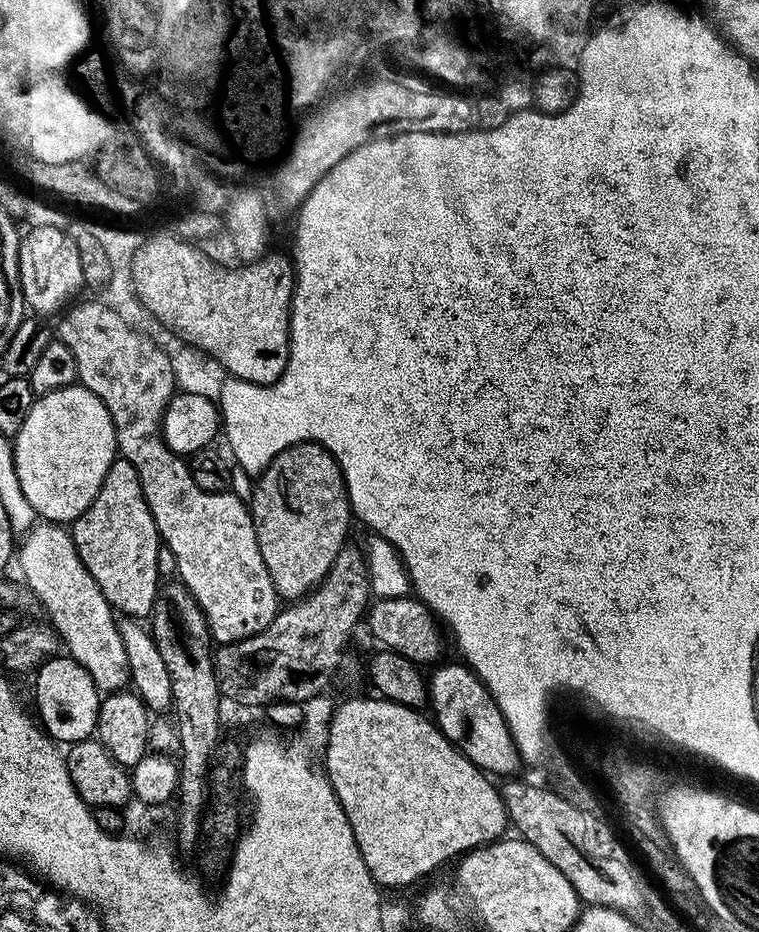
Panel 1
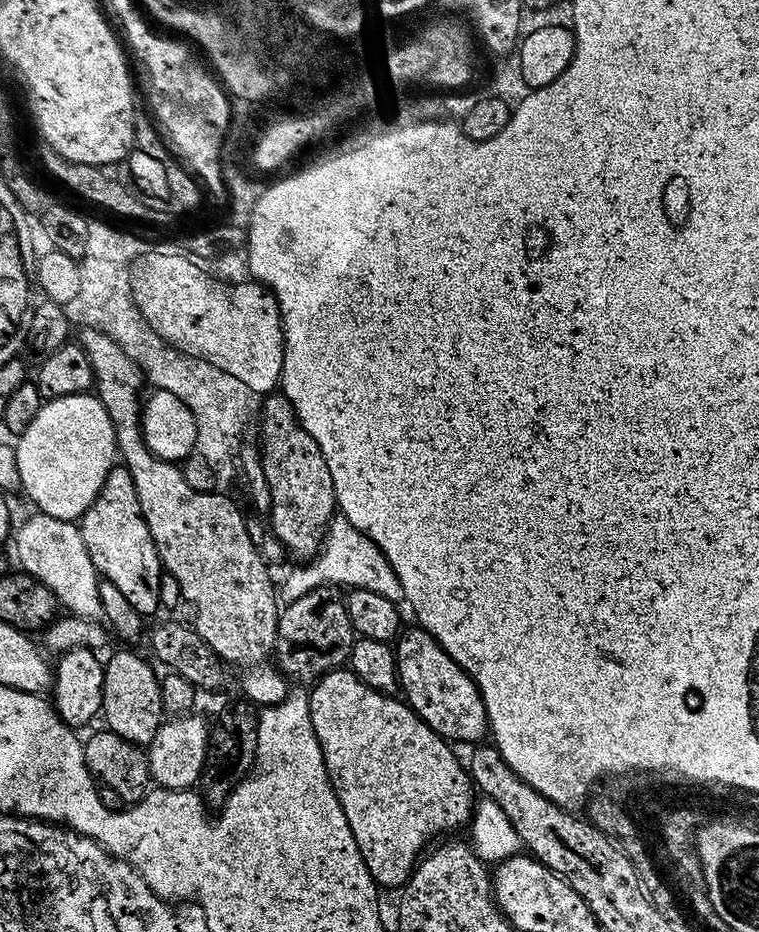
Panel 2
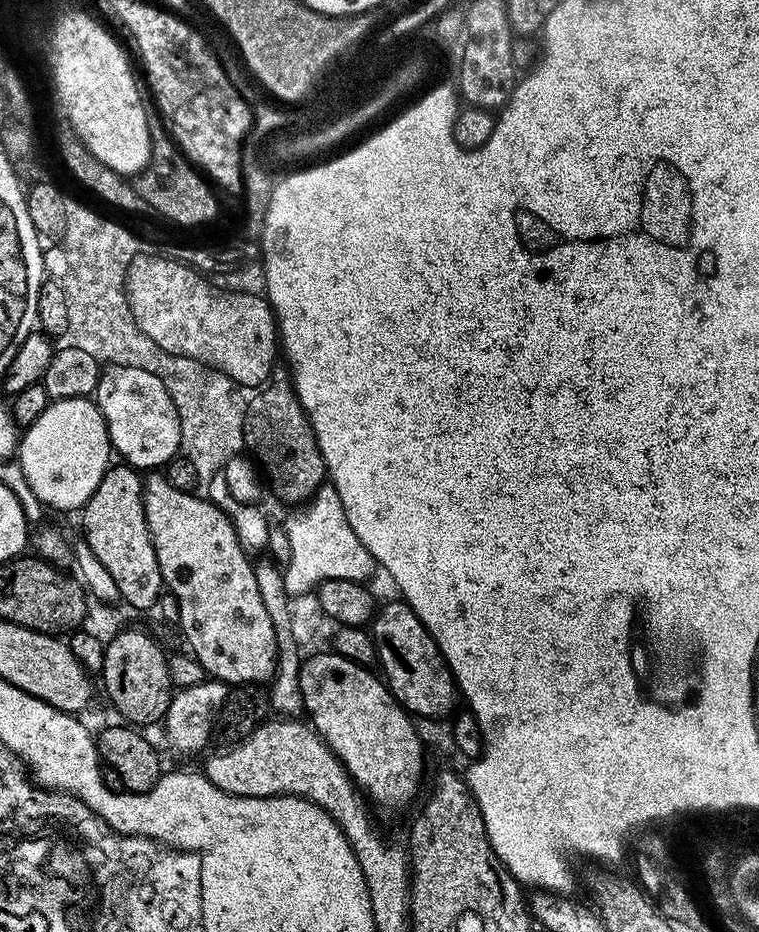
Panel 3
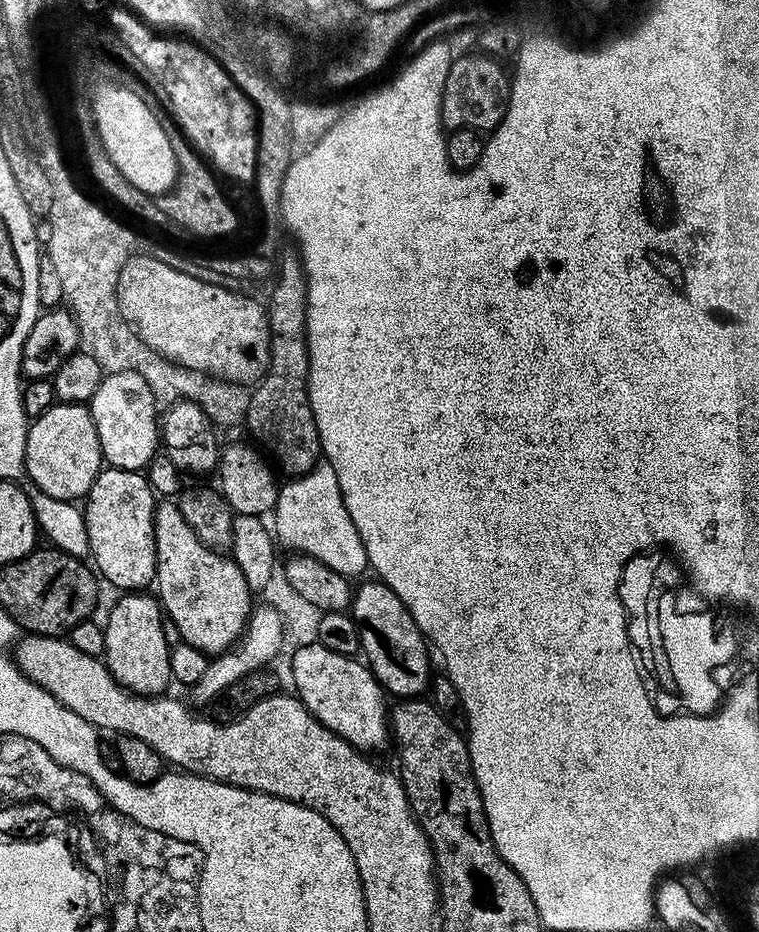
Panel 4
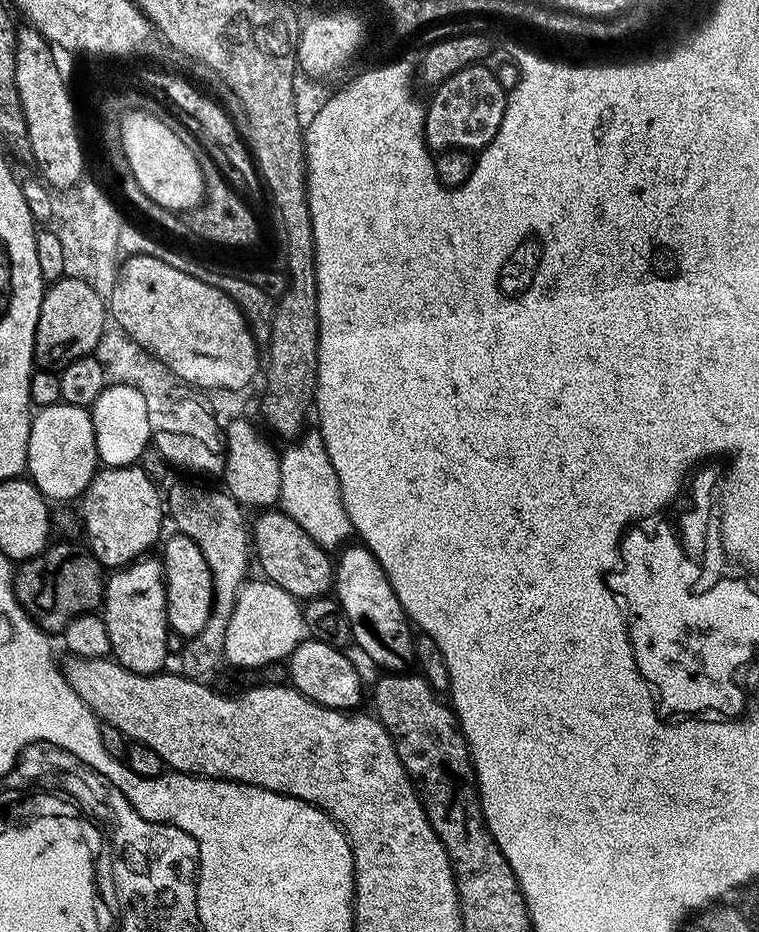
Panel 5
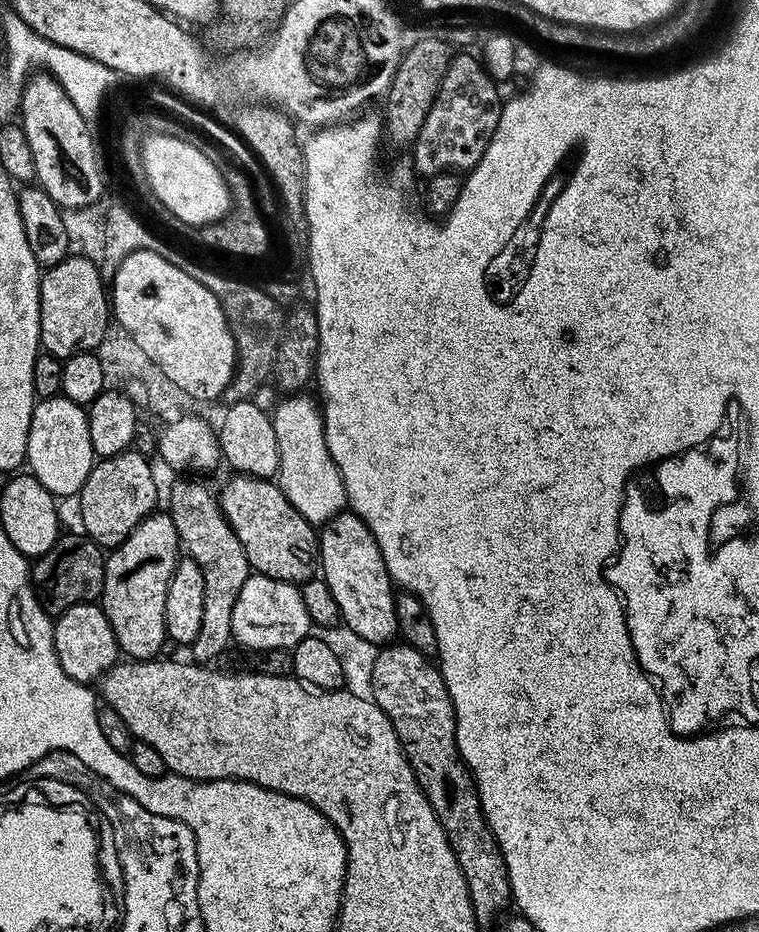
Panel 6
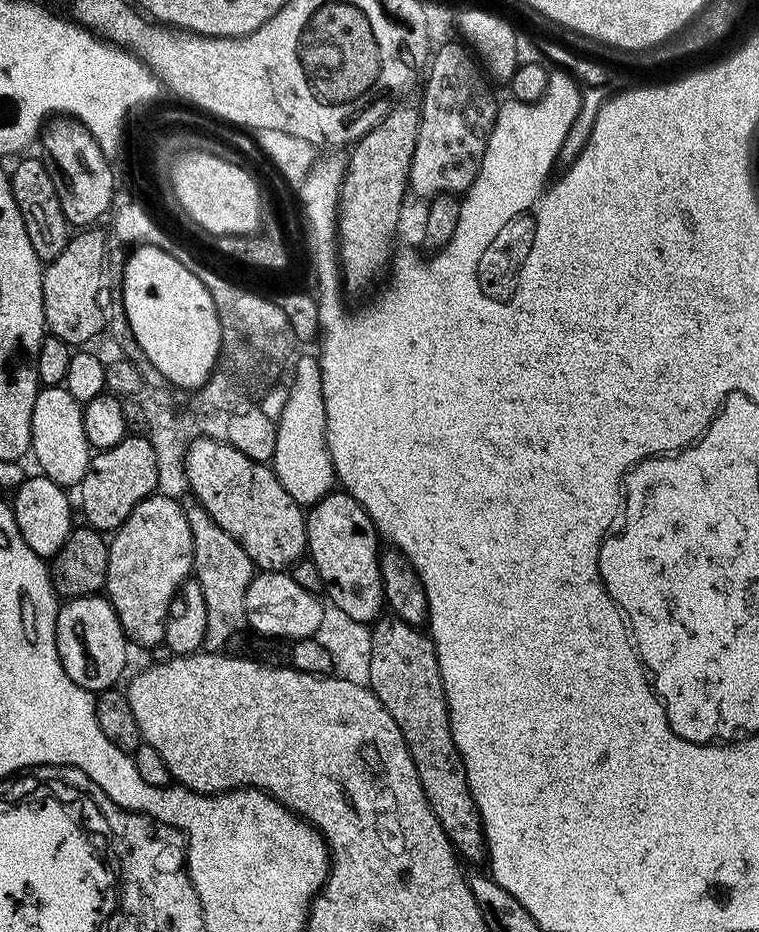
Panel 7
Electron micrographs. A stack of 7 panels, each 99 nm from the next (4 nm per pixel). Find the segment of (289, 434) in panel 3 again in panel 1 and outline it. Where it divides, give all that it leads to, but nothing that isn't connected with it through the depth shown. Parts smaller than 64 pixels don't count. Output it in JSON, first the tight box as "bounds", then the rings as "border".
{"bounds":[250,444,354,602],"border":[[[292,444],[270,461],[255,484],[250,511],[258,538],[258,550],[262,550],[262,562],[266,562],[277,597],[284,602],[299,601],[307,597],[316,585],[327,580],[340,549],[345,547],[348,523],[354,520],[340,464],[321,444]]]}

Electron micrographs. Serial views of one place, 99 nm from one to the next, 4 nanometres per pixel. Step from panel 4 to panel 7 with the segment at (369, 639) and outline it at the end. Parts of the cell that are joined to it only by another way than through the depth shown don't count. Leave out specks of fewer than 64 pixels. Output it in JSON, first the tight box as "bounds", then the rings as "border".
{"bounds":[306,490,385,625],"border":[[[331,490],[306,512],[308,521],[307,555],[318,566],[331,603],[350,614],[355,621],[371,625],[385,607],[380,554],[382,540],[370,514],[343,490]]]}

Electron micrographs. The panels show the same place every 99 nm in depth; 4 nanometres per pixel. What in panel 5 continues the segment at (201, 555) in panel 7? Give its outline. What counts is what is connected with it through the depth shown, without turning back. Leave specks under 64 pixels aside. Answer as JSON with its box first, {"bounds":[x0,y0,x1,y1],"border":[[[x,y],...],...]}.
{"bounds":[166,482,250,682],"border":[[[198,482],[202,484],[172,484],[166,488],[166,512],[170,517],[171,523],[172,520],[176,523],[175,531],[181,536],[190,538],[190,542],[194,542],[198,546],[198,550],[202,550],[202,558],[206,558],[206,566],[210,566],[210,574],[212,575],[212,590],[214,593],[214,603],[212,606],[212,613],[210,618],[206,622],[206,626],[202,626],[202,630],[198,630],[198,634],[187,637],[184,642],[184,648],[178,655],[178,661],[180,661],[180,668],[178,668],[179,675],[184,676],[187,680],[198,680],[201,682],[207,681],[213,674],[219,673],[221,671],[222,665],[225,663],[224,651],[226,650],[226,626],[230,626],[230,614],[232,613],[232,607],[236,604],[236,599],[240,593],[240,589],[244,587],[246,579],[248,577],[248,560],[250,564],[250,524],[246,519],[244,521],[244,514],[246,514],[245,509],[241,507],[240,503],[233,498],[229,492],[221,490],[219,487],[216,488],[207,488],[207,483]]]}

